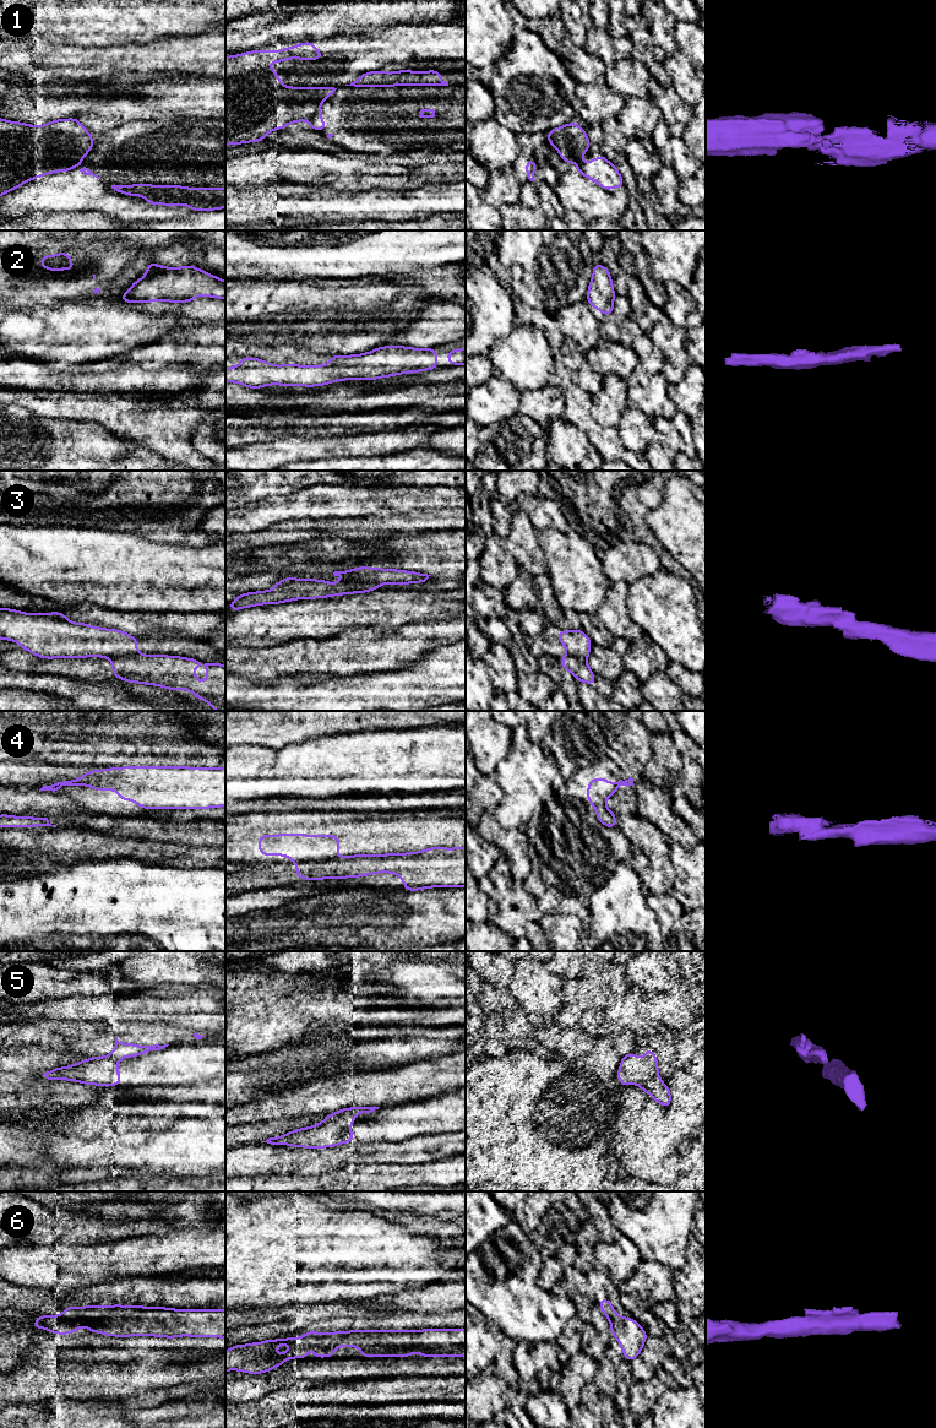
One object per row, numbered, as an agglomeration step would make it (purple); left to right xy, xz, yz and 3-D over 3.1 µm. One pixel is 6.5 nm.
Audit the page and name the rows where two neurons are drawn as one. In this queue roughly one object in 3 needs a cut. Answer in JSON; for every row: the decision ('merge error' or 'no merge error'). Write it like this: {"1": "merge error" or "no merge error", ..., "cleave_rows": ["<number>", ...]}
{"1": "merge error", "2": "no merge error", "3": "merge error", "4": "merge error", "5": "merge error", "6": "no merge error", "cleave_rows": ["1", "3", "4", "5"]}

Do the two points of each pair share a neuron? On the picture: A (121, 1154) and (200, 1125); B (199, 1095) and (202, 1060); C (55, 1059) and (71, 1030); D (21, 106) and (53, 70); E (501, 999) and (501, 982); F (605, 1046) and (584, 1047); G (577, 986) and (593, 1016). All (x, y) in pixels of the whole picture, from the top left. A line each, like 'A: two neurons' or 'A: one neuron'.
A: one neuron
B: two neurons
C: two neurons
D: two neurons
E: two neurons
F: two neurons
G: two neurons

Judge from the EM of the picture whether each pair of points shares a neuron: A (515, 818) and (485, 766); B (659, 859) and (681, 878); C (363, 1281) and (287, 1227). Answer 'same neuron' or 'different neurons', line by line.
A: different neurons
B: different neurons
C: same neuron

